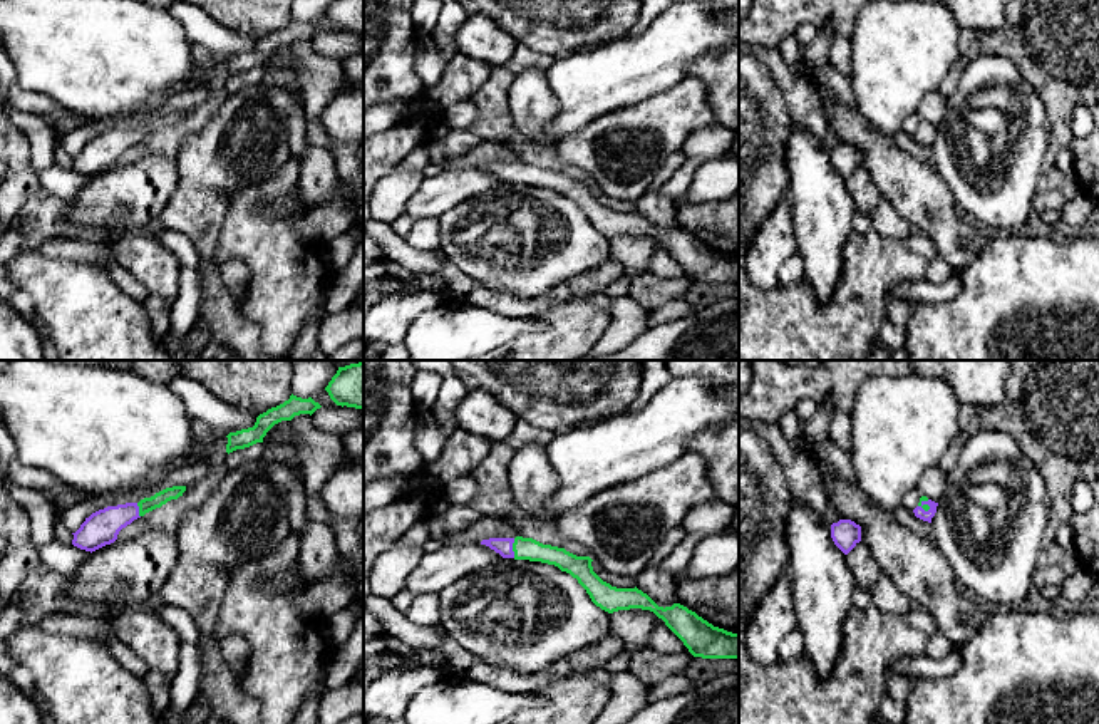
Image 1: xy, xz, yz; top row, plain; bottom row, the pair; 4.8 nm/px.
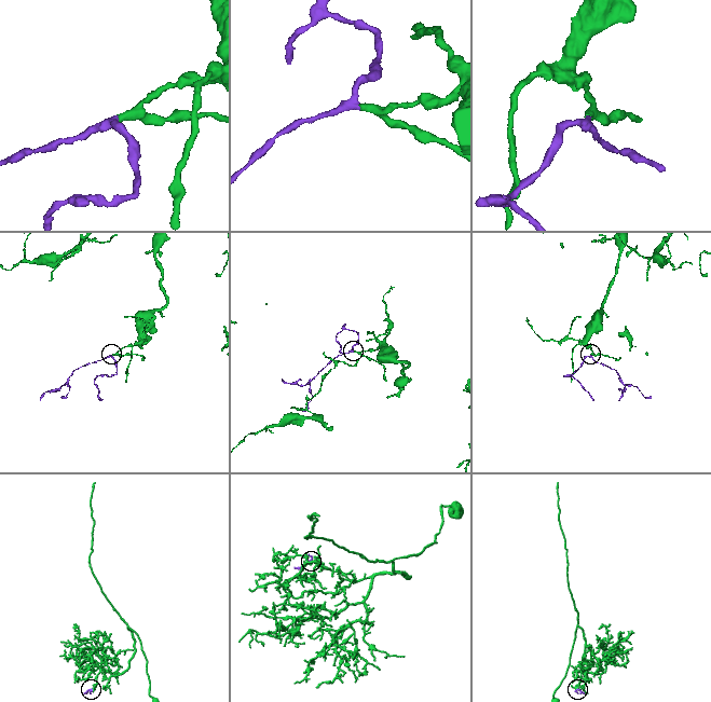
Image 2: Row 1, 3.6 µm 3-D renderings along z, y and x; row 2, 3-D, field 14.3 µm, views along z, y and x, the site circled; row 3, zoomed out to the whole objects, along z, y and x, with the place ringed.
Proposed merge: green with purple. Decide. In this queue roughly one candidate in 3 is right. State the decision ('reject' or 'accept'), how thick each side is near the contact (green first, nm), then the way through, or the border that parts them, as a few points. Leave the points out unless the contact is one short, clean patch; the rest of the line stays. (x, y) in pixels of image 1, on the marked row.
accept; 110 nm thick on the green side, 80 nm on the other

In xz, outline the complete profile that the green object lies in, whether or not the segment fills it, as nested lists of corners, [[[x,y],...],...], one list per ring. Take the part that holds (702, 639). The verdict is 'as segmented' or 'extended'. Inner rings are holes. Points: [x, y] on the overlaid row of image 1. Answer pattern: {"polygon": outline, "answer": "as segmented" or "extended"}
{"polygon": [[[489,538],[482,540],[481,545],[489,546],[503,558],[514,558],[514,560],[529,560],[529,561],[541,561],[548,565],[558,566],[561,571],[570,573],[578,583],[586,590],[591,602],[600,607],[601,610],[613,613],[618,610],[630,610],[630,608],[642,608],[653,612],[658,618],[665,622],[665,625],[684,642],[689,652],[694,657],[702,659],[739,659],[739,634],[727,632],[724,628],[714,627],[695,612],[689,610],[680,603],[673,603],[672,607],[658,607],[647,593],[635,588],[617,588],[610,583],[603,582],[591,566],[590,556],[576,556],[565,548],[543,545],[533,538]]], "answer": "extended"}

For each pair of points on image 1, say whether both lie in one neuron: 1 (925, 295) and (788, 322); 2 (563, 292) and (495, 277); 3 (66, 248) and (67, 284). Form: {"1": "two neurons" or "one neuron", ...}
{"1": "two neurons", "2": "two neurons", "3": "two neurons"}

